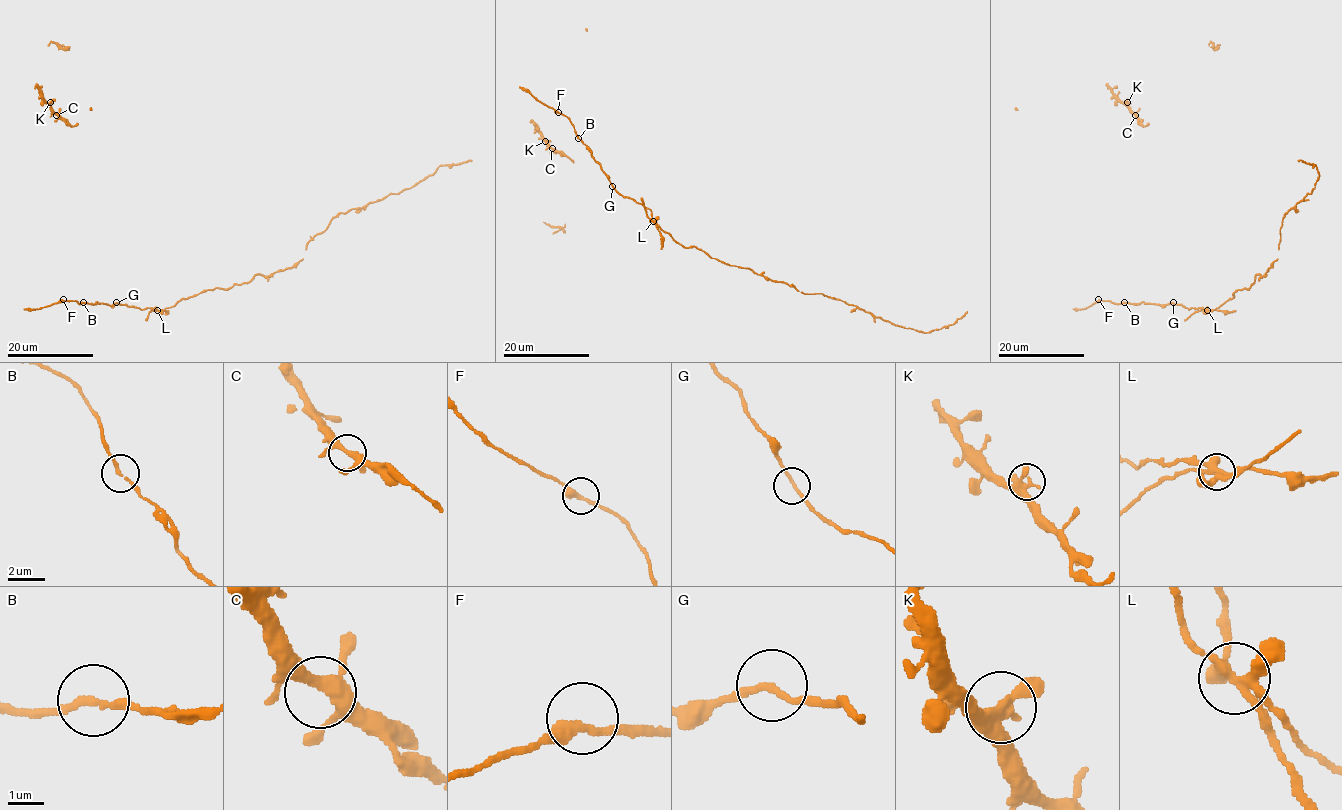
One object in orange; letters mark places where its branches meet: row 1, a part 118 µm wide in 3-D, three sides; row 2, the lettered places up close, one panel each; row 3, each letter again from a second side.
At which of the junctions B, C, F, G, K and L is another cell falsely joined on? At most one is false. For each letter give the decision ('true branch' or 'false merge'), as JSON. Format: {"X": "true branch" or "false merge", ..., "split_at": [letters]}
{"B": "true branch", "C": "true branch", "F": "true branch", "G": "true branch", "K": "true branch", "L": "false merge", "split_at": ["L"]}

